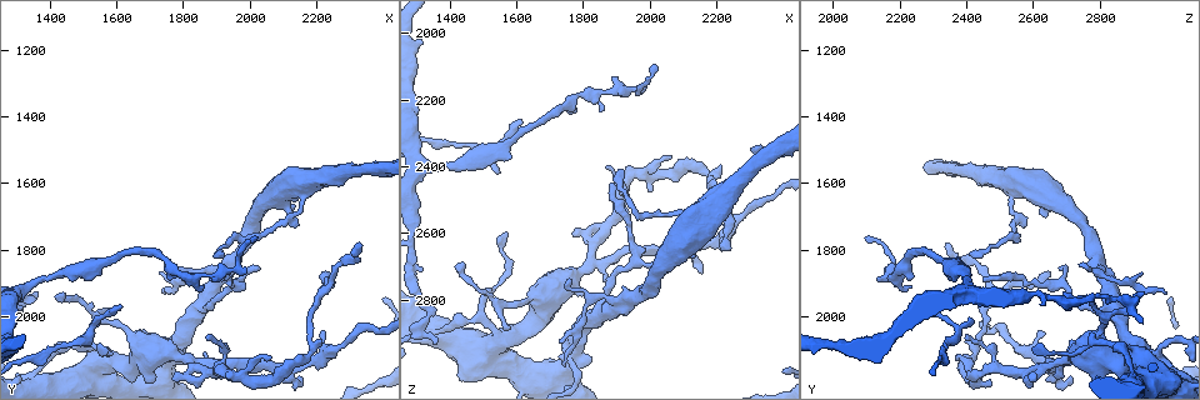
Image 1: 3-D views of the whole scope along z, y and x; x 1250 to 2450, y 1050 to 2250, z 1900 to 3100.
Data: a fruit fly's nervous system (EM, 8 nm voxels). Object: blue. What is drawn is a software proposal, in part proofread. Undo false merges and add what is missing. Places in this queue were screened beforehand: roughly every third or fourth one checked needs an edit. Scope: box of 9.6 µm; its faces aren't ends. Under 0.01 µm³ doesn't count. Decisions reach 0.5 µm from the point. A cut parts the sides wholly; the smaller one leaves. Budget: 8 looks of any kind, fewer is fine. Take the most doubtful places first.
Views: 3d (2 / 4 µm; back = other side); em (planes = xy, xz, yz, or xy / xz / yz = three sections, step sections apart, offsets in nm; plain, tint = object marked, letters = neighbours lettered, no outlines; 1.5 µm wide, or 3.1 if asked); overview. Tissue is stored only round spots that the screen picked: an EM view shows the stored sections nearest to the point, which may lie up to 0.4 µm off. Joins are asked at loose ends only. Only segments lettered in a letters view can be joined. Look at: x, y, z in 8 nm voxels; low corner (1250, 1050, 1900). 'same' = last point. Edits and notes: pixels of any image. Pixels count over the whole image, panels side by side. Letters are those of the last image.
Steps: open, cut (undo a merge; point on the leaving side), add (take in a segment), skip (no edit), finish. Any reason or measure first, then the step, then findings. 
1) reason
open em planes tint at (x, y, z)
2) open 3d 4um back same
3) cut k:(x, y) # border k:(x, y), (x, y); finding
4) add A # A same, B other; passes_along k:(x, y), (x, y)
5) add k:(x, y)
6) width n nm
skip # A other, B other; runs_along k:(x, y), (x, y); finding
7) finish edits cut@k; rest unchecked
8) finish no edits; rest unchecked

open em planes letters at (1860, 1860, 2800)

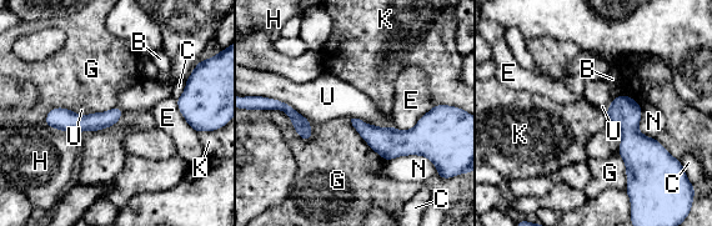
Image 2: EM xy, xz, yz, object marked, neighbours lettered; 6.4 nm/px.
width 110 nm
skip # B other, C other, E other, G other, H other, K other, N other, U other; runs_along 2:(355, 121), (429, 154); continuous, no second neuron

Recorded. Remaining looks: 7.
sharp bend
open 3d 4um at (2170, 1640, 2540)

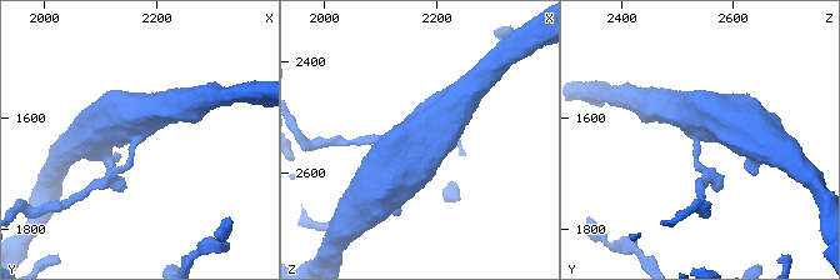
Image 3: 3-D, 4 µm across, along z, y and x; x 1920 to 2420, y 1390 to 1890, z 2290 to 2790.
open em yz step 8 letters at (2165, 1640, 2530)

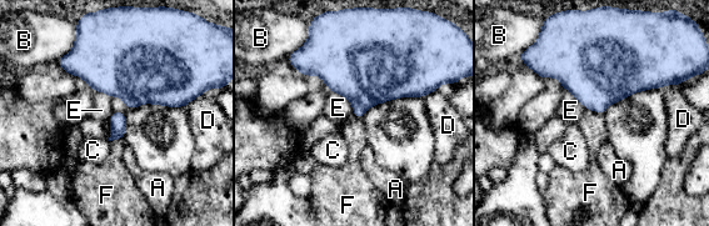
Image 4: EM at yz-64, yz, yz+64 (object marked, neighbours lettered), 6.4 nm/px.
open em planes letters same

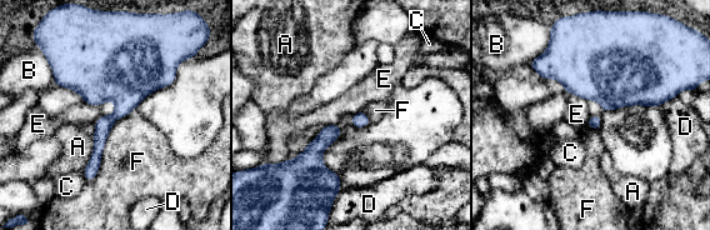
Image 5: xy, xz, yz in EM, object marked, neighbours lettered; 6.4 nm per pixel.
skip # A other, B other, C other, D other, E other, F other; border 5:(569, 93), (581, 96), (586, 101); continuous, no second neuron

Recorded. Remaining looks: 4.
free end
open 3d 2um at (1870, 2060, 2410)

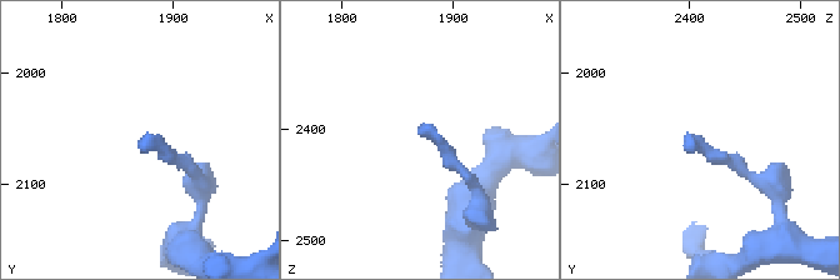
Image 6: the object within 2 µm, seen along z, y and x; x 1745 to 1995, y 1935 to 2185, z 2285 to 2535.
open em yz step 8 letters at (1872, 2066, 2406)

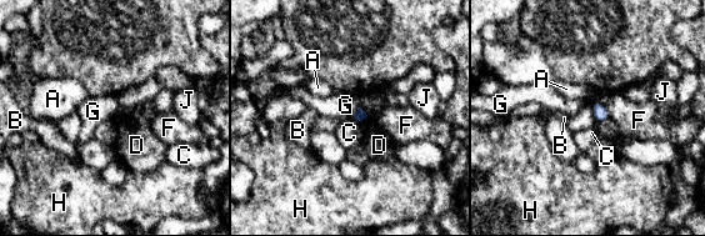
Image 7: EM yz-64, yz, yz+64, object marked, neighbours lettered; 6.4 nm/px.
skip # A other, B other, C other, D other, F other, G other, H other, J other; border 7:(596, 99), (606, 109), (610, 118); none of them fits

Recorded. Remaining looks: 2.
finish no edits; rest unchecked

